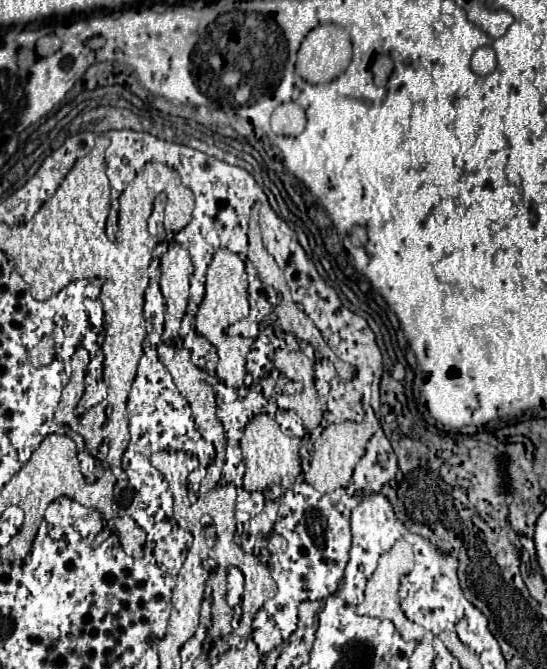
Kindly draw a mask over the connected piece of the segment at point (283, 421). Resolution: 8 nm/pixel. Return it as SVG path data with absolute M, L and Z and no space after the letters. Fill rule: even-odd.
M278 410L275 414L275 420L279 421L283 432L287 435L302 438L302 433L305 433L302 420L293 411Z

